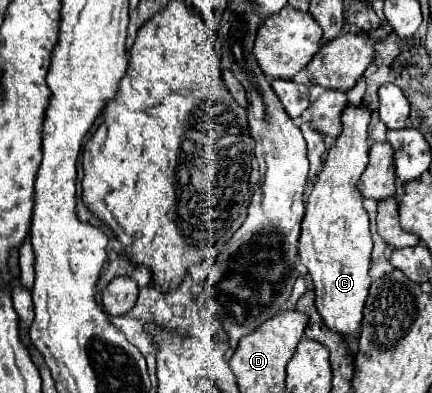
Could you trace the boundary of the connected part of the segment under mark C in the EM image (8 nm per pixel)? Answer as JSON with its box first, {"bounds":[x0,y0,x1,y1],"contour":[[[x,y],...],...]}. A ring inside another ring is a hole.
{"bounds":[299,102,371,340],"contour":[[[367,102],[349,104],[341,112],[341,134],[327,150],[323,170],[317,174],[313,190],[307,198],[307,212],[301,222],[299,258],[309,270],[315,284],[315,306],[323,322],[349,340],[361,328],[363,304],[369,294],[371,278],[371,232],[369,216],[363,208],[363,198],[357,194],[357,182],[367,166],[369,156],[369,120],[371,110]]]}

